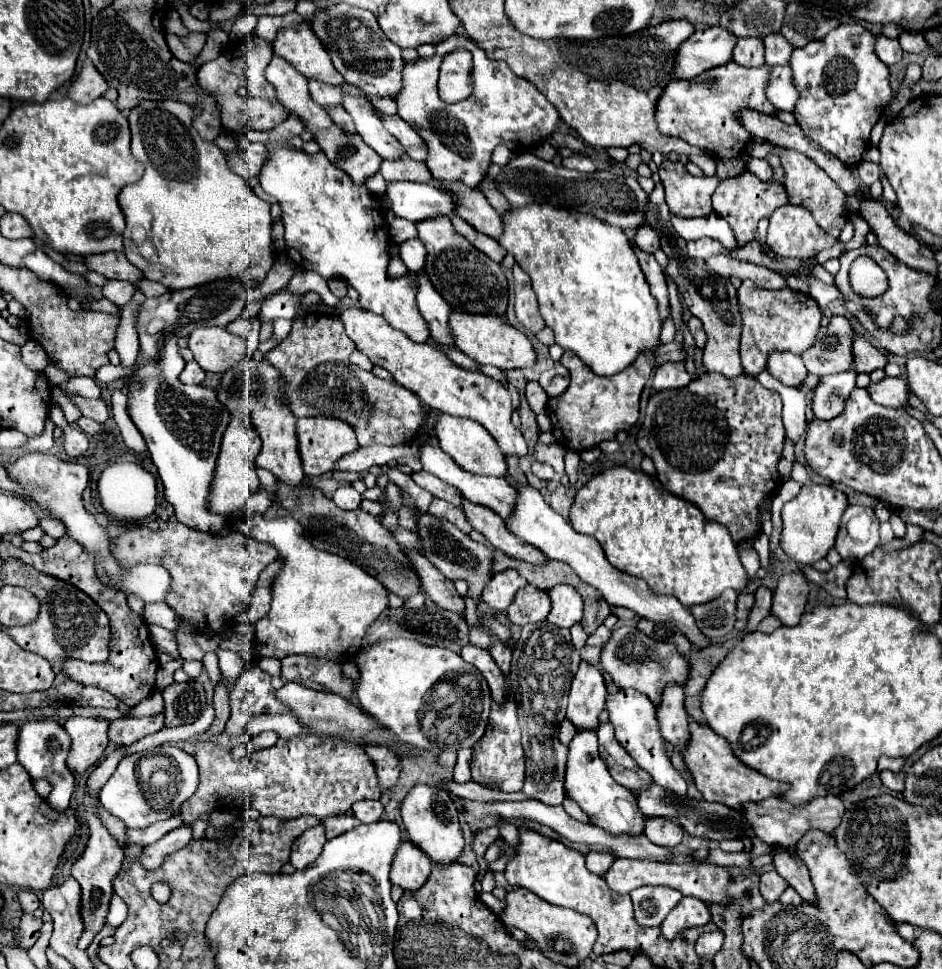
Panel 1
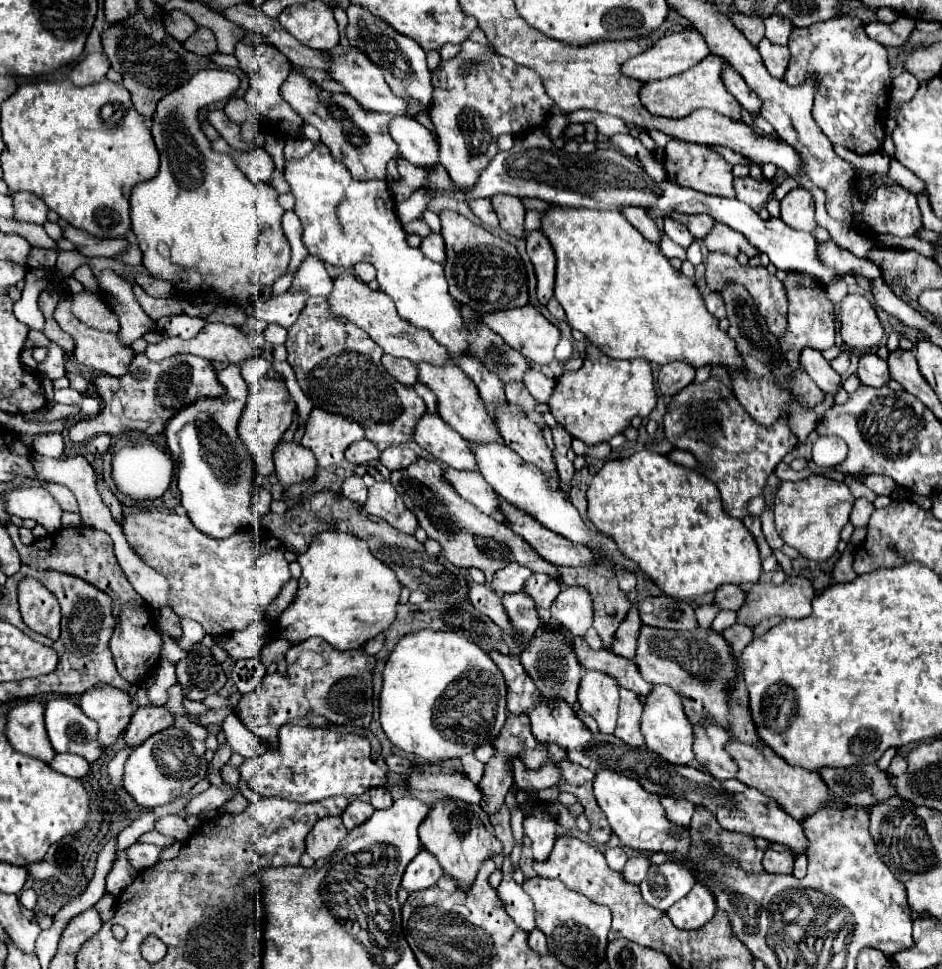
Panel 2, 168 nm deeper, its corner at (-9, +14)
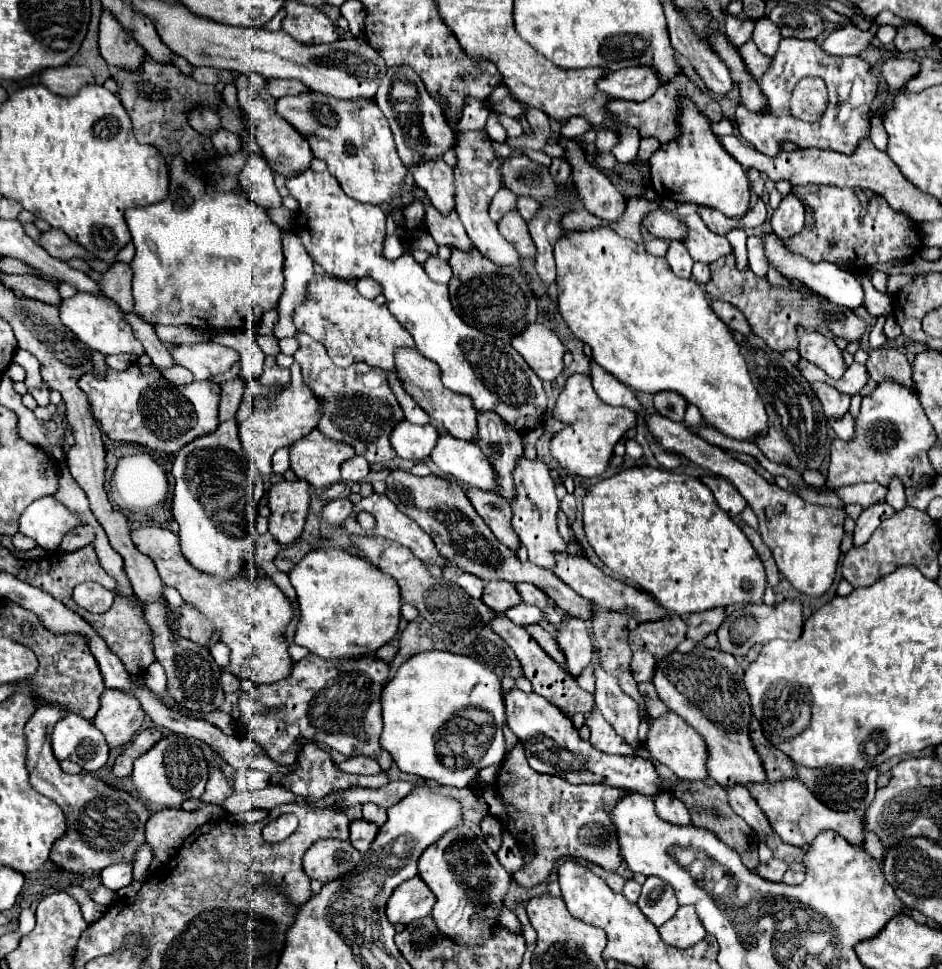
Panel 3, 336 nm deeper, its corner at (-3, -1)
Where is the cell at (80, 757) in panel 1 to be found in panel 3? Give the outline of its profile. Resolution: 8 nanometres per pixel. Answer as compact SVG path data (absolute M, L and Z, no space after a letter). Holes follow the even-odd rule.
M104 690L100 710L92 724L104 734L110 748L124 746L132 740L144 720L144 710L132 694L118 690Z

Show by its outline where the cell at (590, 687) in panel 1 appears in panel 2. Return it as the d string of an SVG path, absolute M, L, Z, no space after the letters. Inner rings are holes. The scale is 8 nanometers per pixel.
M584 673L580 679L578 701L582 709L598 721L600 733L612 735L618 713L618 683L602 673Z

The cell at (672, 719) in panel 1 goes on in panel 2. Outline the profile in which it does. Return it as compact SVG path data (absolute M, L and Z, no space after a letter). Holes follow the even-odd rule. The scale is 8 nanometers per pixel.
M694 725L694 753L696 761L716 779L736 779L738 765L724 749L730 735L718 725Z

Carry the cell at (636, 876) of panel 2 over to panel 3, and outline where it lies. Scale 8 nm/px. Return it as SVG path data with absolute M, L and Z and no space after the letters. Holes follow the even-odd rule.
M630 878L630 880L626 882L626 886L624 886L622 894L624 894L630 902L636 902L636 900L638 900L638 896L640 896L640 884L638 884L634 878Z

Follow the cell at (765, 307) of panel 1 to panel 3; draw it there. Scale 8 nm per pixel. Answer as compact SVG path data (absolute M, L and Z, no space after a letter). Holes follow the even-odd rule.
M798 330L798 354L800 358L815 364L826 374L844 374L844 358L842 352L836 348L836 344L828 338L824 338L818 332L806 332Z

